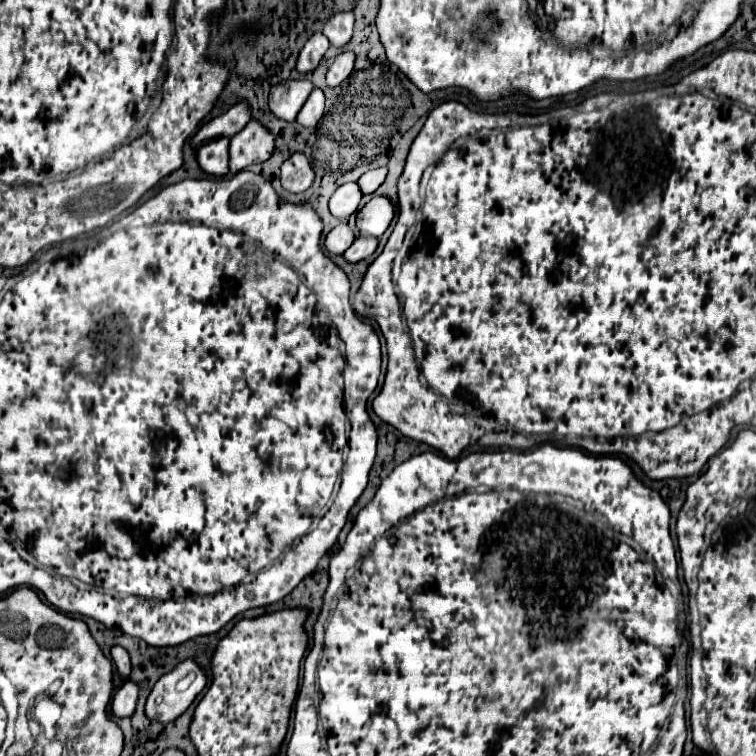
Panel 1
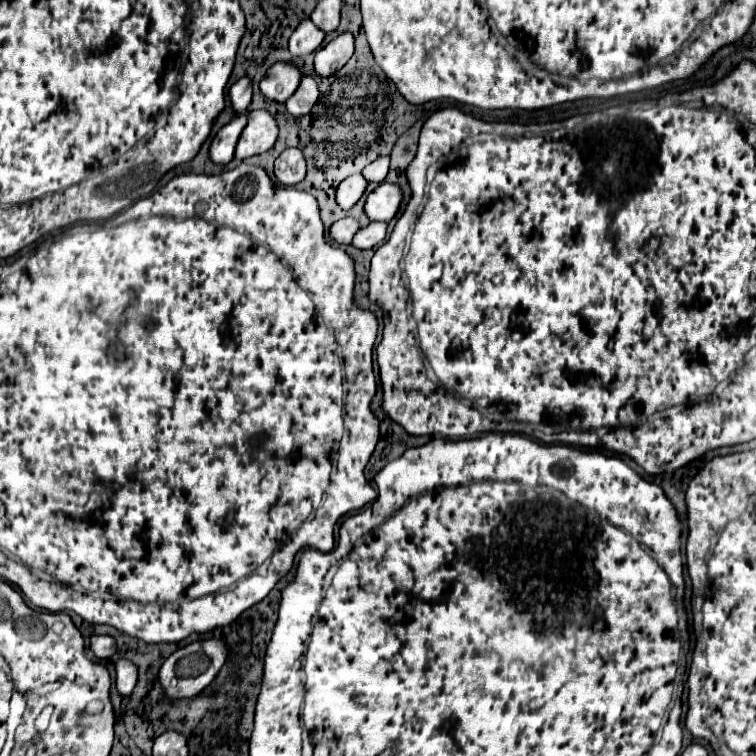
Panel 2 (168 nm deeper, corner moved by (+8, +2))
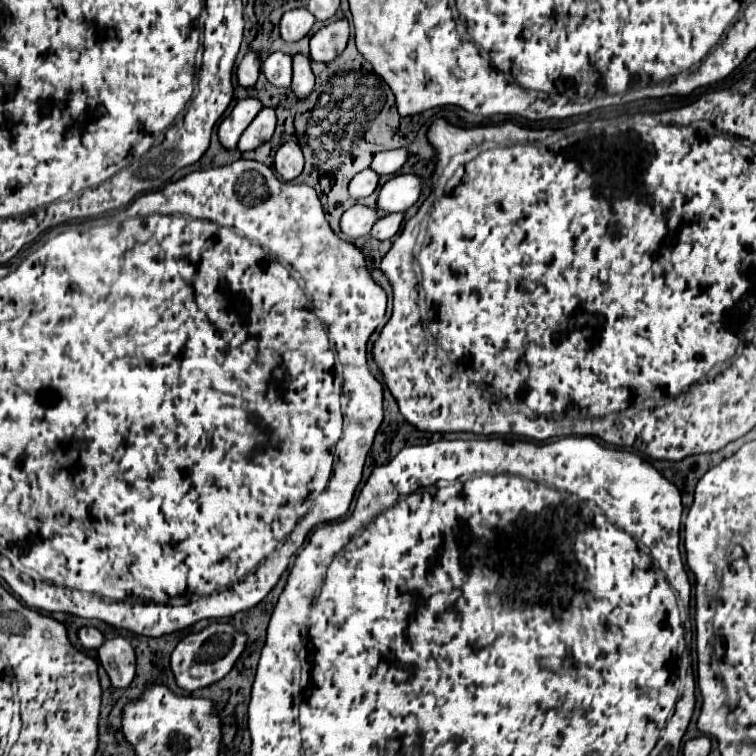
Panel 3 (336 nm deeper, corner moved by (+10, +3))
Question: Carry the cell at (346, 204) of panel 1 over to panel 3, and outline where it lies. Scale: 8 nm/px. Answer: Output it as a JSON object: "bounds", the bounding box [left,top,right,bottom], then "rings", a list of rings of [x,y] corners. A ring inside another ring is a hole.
{"bounds":[348,168,380,200],"rings":[[[370,168],[358,172],[358,174],[350,180],[350,186],[348,186],[350,196],[356,198],[356,200],[370,196],[370,194],[376,190],[376,186],[378,186],[378,178],[380,178],[380,176],[378,176],[376,172],[372,172]]]}

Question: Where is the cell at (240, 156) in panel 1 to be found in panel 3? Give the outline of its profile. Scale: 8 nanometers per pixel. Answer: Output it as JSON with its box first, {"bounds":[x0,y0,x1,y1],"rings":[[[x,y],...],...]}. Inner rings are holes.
{"bounds":[238,108,276,152],"rings":[[[262,108],[258,116],[252,120],[252,124],[246,128],[246,132],[238,140],[238,150],[248,152],[256,150],[258,146],[266,144],[276,128],[276,114],[272,108]]]}

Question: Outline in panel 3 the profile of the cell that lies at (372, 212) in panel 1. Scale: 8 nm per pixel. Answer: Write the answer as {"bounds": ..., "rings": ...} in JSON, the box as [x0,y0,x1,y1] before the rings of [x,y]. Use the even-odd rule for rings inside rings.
{"bounds":[378,174,420,214],"rings":[[[396,174],[378,190],[378,210],[386,214],[406,212],[420,198],[420,178],[414,174]]]}

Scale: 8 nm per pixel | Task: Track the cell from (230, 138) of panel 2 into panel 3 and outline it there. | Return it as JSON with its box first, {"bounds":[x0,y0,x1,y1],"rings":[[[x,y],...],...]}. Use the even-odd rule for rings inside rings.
{"bounds":[218,98,262,150],"rings":[[[246,98],[240,100],[232,114],[226,116],[222,120],[222,124],[218,126],[218,140],[226,150],[234,150],[238,138],[242,136],[242,132],[250,126],[250,122],[256,118],[256,114],[262,110],[262,104],[256,98]]]}

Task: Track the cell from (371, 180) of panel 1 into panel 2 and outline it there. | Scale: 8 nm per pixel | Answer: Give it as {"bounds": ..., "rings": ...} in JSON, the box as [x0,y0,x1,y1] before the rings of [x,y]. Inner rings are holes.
{"bounds":[362,155,390,183],"rings":[[[386,155],[386,157],[380,157],[380,159],[372,161],[370,165],[366,165],[364,171],[362,171],[362,175],[370,183],[382,183],[386,179],[386,175],[388,175],[388,169],[390,169],[390,157]]]}

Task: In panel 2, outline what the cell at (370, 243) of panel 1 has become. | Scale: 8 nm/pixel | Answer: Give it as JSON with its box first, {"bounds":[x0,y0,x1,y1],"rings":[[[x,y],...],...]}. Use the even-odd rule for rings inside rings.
{"bounds":[354,221,388,249],"rings":[[[378,221],[378,223],[370,223],[368,227],[360,229],[356,235],[354,235],[354,245],[358,249],[372,249],[374,245],[380,245],[386,237],[386,229],[388,229],[388,223],[384,221]]]}

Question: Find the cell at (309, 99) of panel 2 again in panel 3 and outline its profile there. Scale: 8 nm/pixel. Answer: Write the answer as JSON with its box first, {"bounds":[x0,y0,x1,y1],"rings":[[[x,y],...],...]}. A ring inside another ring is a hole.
{"bounds":[292,54,314,100],"rings":[[[298,54],[294,56],[294,78],[292,78],[292,92],[296,98],[304,100],[314,90],[314,74],[310,70],[310,58]]]}

